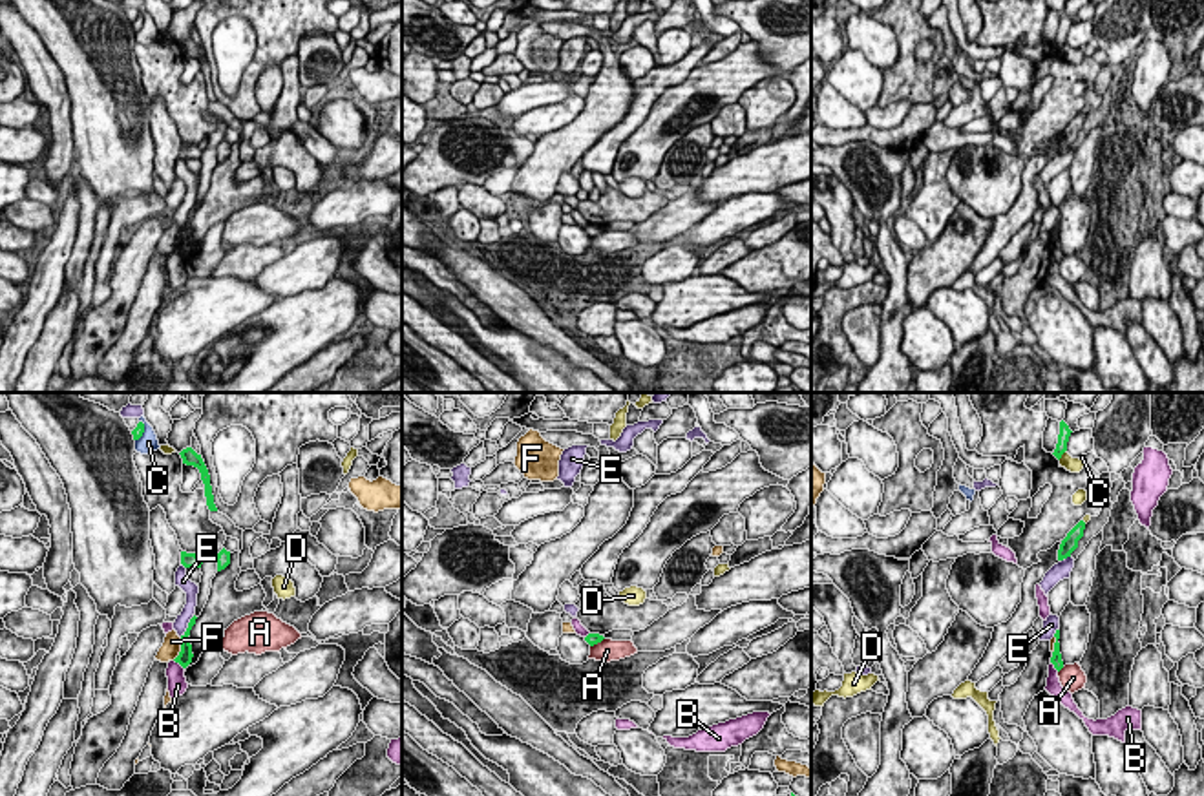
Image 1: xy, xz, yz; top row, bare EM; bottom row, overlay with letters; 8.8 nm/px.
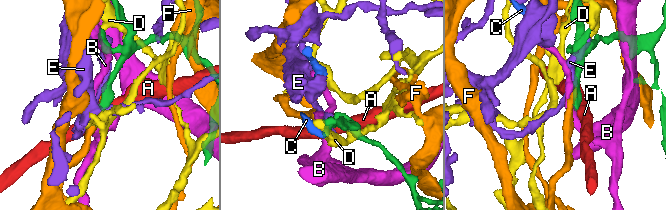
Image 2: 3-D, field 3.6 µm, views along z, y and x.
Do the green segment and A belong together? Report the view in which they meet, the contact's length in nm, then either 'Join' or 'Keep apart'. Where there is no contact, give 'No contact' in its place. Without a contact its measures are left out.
Touches green in yz. Shared border 80 nm. Keep apart

